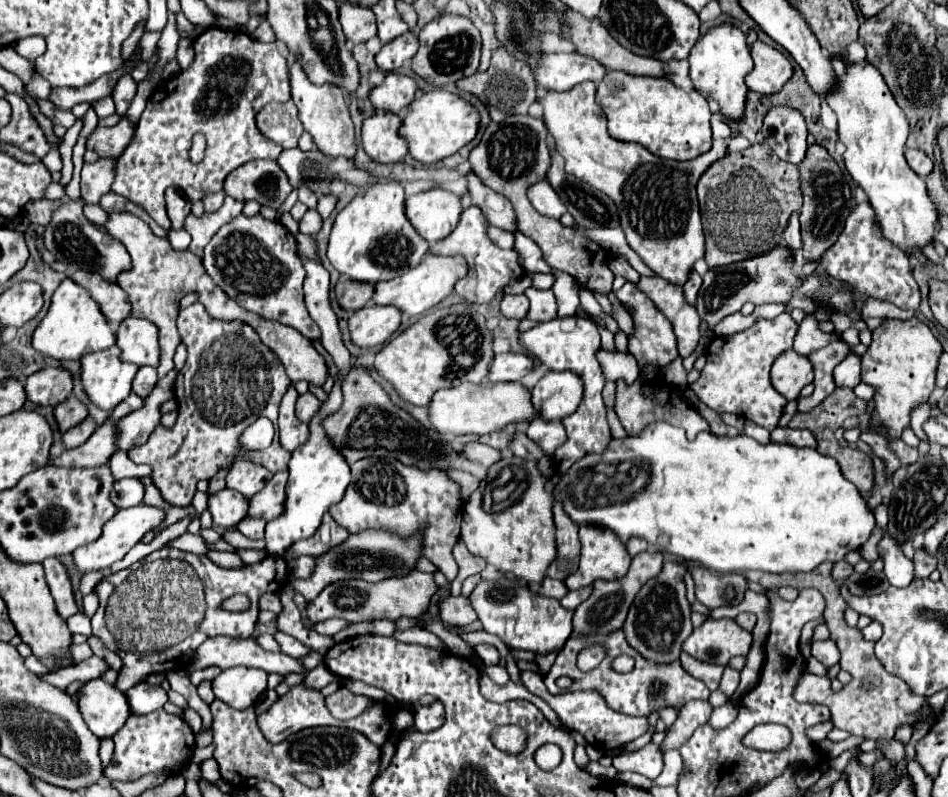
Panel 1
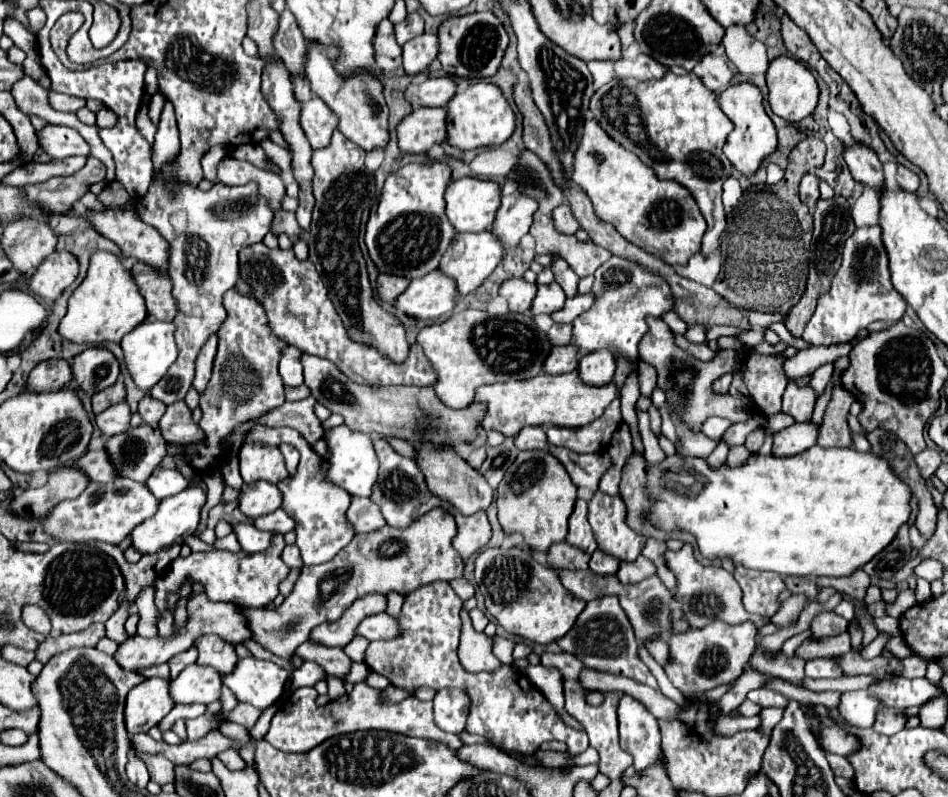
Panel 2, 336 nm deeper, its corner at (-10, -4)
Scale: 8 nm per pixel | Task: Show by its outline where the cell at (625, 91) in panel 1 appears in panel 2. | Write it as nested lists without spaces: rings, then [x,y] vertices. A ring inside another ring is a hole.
[[[668,72],[662,80],[648,82],[628,82],[628,80],[612,80],[606,86],[598,88],[590,100],[590,110],[594,120],[602,126],[602,130],[614,138],[620,146],[634,152],[646,166],[650,166],[660,180],[680,182],[694,196],[700,212],[708,222],[708,230],[702,238],[702,252],[710,256],[718,246],[718,236],[724,230],[724,212],[722,212],[722,184],[732,174],[732,164],[724,158],[722,146],[732,132],[732,122],[714,102],[716,94],[708,90],[692,72],[688,74],[672,74]]]

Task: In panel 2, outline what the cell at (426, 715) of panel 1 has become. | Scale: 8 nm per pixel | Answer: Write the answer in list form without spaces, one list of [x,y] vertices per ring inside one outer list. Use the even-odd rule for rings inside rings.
[[[442,688],[434,696],[434,720],[444,732],[460,734],[466,728],[470,698],[460,688]]]

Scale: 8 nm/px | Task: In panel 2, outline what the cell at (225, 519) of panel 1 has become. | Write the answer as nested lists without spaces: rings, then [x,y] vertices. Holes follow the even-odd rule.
[[[254,482],[244,484],[240,492],[240,510],[250,516],[266,516],[282,506],[282,494],[276,484],[270,482]]]

